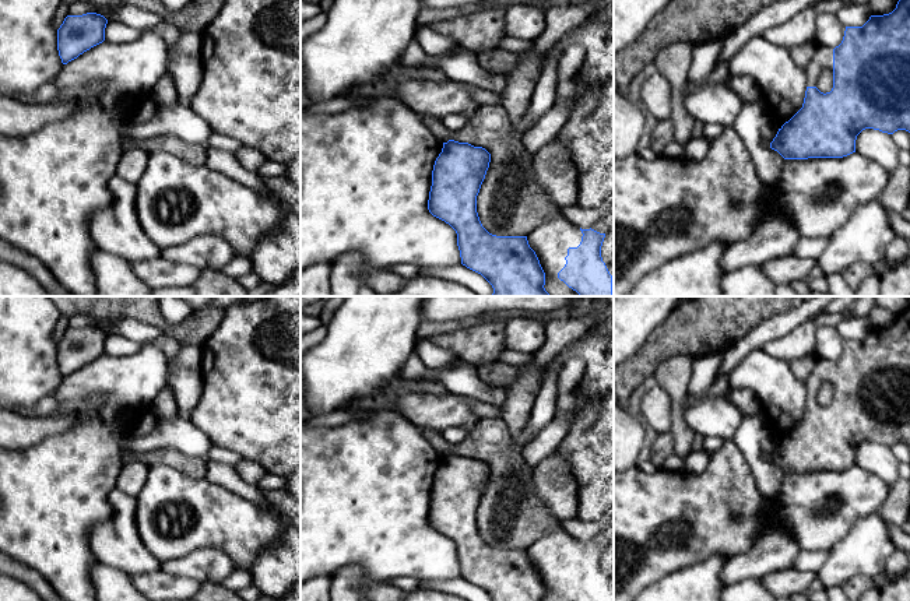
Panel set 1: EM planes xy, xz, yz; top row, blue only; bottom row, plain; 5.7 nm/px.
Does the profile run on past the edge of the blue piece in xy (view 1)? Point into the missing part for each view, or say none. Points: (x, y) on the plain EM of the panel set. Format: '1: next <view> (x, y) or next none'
1: next none

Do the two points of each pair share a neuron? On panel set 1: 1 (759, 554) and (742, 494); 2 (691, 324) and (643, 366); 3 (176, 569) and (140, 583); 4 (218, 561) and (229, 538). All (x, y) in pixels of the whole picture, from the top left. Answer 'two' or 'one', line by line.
1: two
2: one
3: two
4: two

